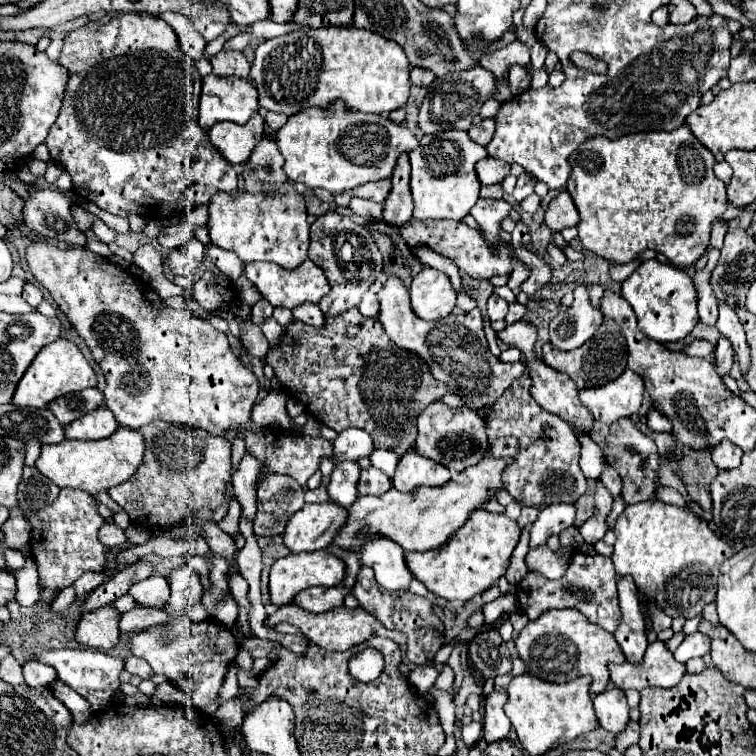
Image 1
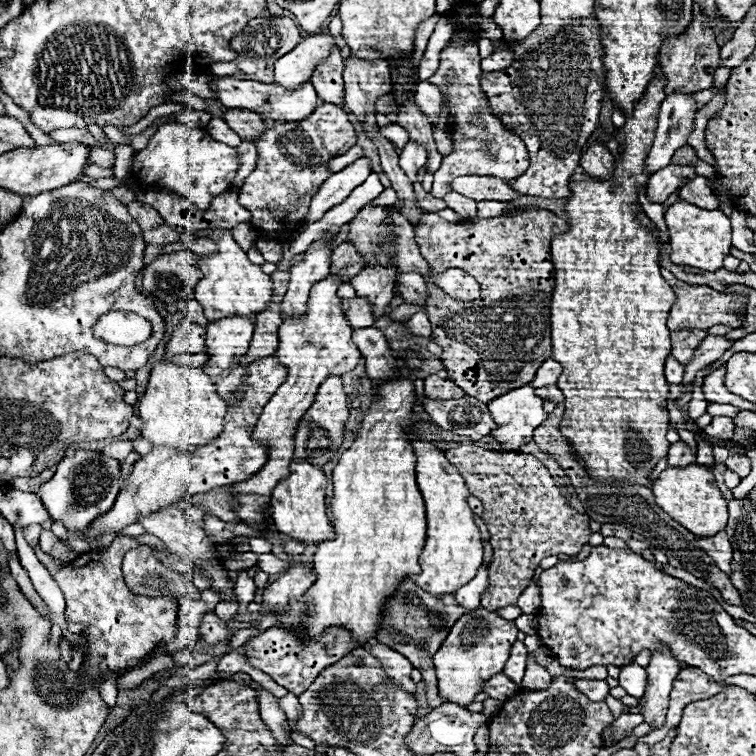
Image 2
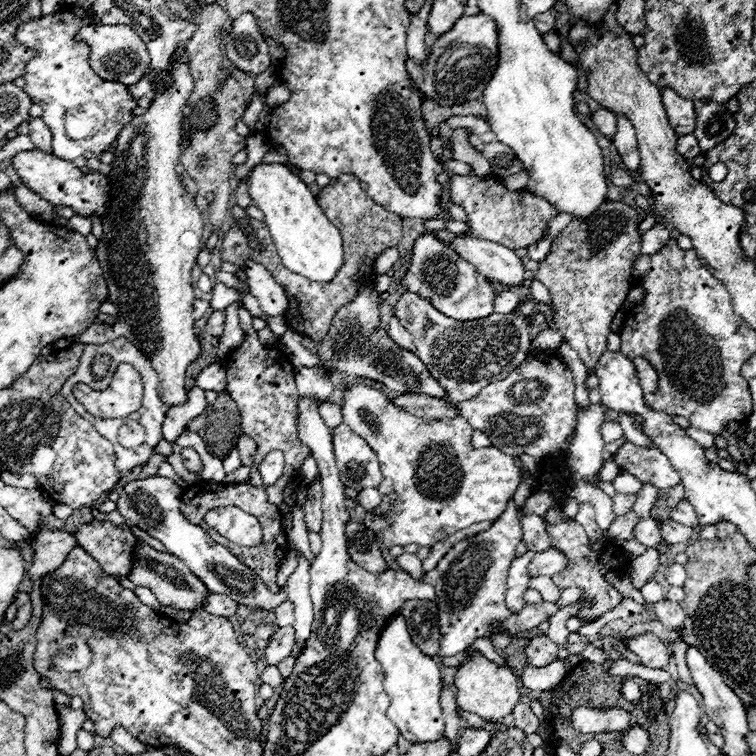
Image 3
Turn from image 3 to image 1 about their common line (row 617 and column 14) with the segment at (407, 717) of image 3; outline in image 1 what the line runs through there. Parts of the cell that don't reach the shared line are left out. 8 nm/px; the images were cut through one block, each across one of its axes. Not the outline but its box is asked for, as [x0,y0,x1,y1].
[14,338,96,408]

